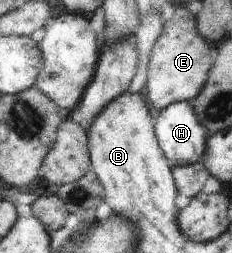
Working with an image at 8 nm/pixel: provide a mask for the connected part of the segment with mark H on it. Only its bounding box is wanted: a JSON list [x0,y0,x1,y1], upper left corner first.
[156,101,211,165]

